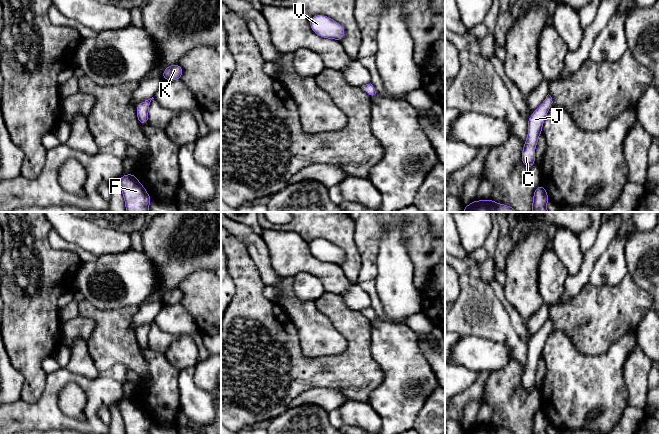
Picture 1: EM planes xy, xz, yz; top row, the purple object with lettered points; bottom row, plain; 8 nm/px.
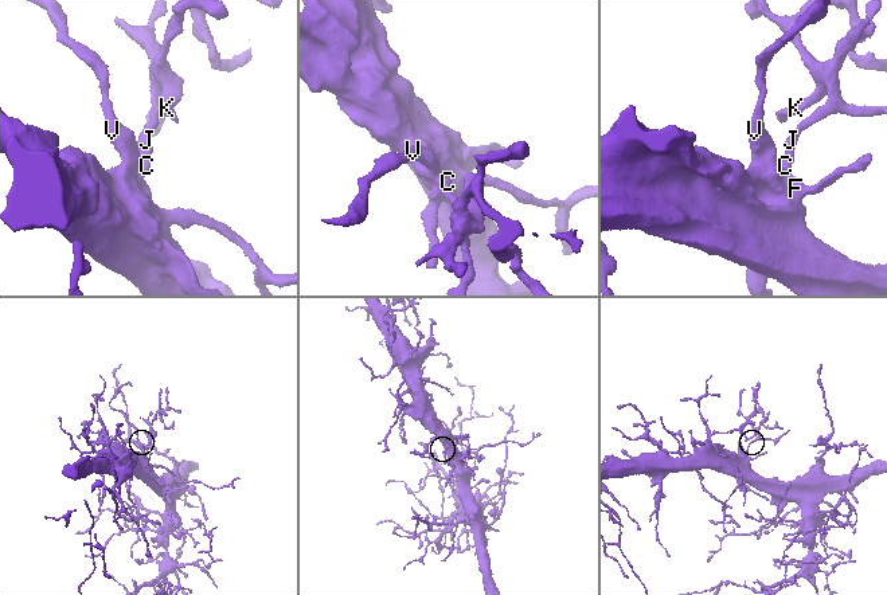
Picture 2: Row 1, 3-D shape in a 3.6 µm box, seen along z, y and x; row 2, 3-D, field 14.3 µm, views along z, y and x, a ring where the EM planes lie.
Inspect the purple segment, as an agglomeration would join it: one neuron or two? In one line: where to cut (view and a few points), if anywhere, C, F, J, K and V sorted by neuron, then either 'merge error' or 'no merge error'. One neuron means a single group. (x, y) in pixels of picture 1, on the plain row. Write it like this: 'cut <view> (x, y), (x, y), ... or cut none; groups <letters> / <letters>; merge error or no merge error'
cut none; groups C F J K V; no merge error

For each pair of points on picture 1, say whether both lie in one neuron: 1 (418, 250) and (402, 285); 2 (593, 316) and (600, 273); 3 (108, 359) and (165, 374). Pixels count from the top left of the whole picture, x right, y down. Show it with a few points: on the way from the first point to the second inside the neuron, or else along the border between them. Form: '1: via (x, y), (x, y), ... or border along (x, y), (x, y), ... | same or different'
1: border along (403, 240), (412, 263), (413, 283), (415, 285) | different
2: border along (621, 280), (614, 285), (594, 286), (589, 283) | different
3: border along (139, 349), (148, 368), (148, 376), (144, 381) | different

